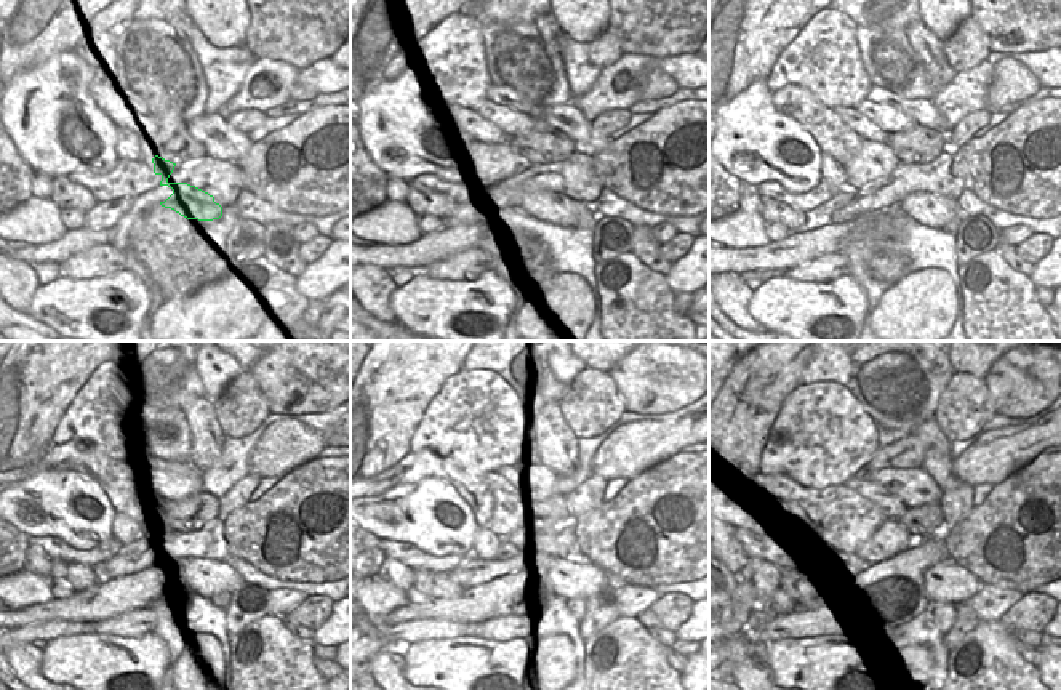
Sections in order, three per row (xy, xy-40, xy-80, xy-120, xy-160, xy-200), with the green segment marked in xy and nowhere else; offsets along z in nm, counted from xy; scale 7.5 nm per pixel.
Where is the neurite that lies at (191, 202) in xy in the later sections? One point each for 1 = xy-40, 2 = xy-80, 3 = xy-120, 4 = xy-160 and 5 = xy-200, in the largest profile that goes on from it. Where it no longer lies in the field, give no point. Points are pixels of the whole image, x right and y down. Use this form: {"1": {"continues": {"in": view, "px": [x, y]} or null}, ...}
{"1": {"continues": {"in": "xy-40", "px": [557, 208]}}, "2": {"continues": {"in": "xy-80", "px": [930, 210]}}, "3": {"continues": {"in": "xy-120", "px": [215, 577]}}, "4": {"continues": {"in": "xy-160", "px": [578, 578]}}, "5": {"continues": {"in": "xy-200", "px": [946, 581]}}}

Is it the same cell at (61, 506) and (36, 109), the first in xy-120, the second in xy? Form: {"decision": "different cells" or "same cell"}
{"decision": "same cell"}

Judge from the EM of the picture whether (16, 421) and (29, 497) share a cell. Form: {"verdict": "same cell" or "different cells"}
{"verdict": "different cells"}

